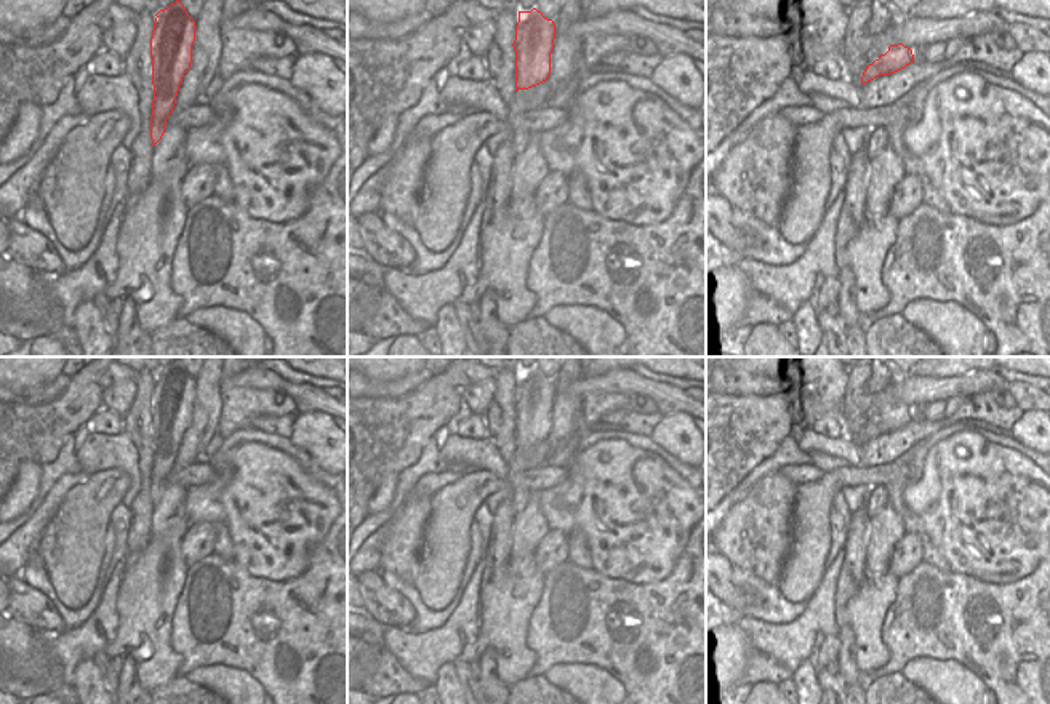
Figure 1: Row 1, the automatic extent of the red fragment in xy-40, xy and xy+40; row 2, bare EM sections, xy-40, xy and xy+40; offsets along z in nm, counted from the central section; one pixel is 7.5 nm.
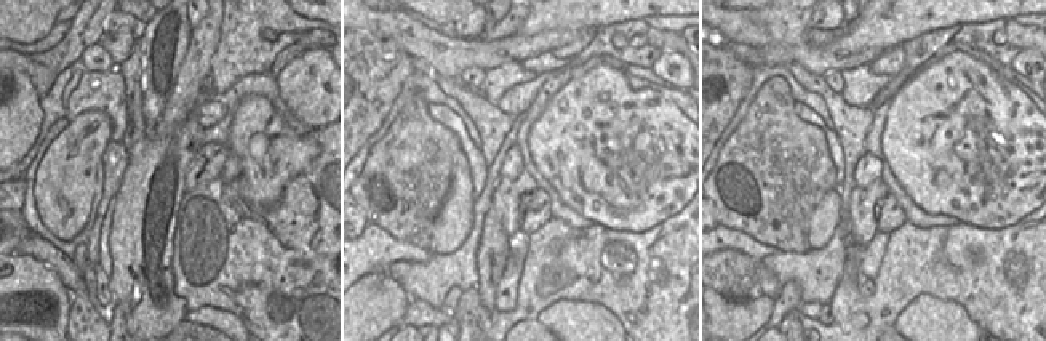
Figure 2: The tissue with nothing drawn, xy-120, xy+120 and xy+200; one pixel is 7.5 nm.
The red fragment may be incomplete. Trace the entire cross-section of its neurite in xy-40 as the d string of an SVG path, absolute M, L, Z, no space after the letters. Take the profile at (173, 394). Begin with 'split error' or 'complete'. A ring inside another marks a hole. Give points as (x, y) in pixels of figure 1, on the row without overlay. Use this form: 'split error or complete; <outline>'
complete; M178 357L155 374L150 397L154 443L150 474L152 504L162 498L166 477L176 462L182 435L190 427L197 389L195 379Z

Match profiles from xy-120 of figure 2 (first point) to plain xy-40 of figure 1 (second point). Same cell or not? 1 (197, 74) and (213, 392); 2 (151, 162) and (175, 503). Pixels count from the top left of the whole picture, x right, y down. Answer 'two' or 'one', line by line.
1: one
2: two

